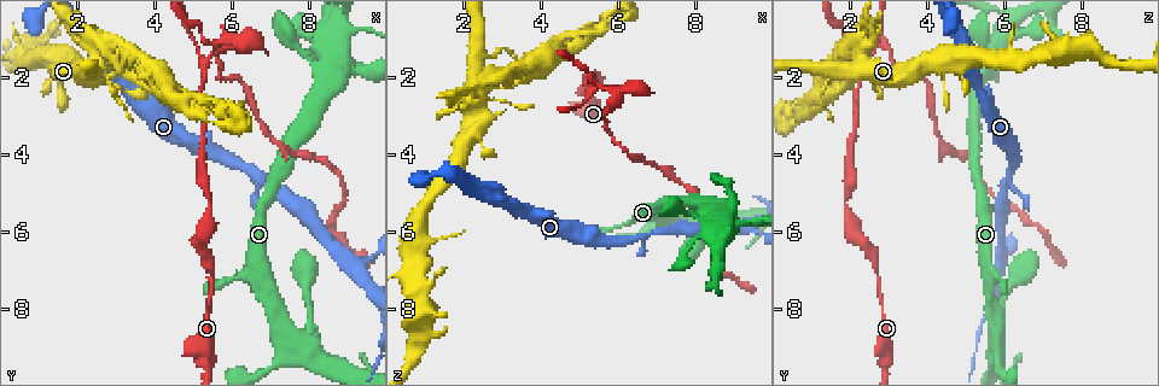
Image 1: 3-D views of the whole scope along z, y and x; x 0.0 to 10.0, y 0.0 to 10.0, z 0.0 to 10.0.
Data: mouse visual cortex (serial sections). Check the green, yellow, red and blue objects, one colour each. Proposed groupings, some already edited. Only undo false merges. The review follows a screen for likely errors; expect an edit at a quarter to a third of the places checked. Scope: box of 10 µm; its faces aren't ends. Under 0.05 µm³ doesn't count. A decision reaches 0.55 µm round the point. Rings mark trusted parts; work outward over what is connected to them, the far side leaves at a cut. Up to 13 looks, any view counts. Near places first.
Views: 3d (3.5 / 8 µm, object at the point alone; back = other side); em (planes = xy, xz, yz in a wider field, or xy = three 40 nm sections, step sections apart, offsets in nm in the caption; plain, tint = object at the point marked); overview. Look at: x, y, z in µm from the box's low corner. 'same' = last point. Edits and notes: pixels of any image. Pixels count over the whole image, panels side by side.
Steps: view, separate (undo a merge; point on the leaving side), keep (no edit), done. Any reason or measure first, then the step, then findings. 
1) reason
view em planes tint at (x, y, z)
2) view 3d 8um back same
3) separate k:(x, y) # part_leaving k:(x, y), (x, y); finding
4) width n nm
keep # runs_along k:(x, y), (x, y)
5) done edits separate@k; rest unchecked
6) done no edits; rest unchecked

view 3d 8um at (2.50, 1.40, 2.20)

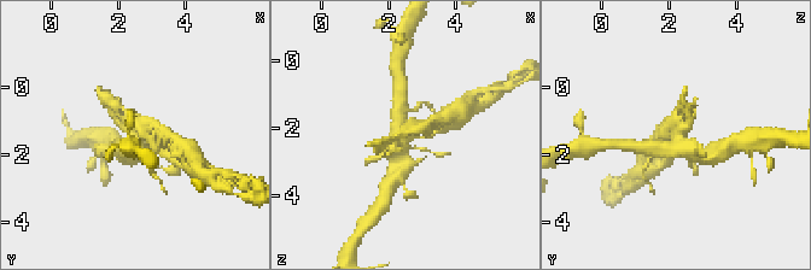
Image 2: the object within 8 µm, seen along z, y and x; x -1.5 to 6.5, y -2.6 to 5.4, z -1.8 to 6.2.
view 3d 3.5um same

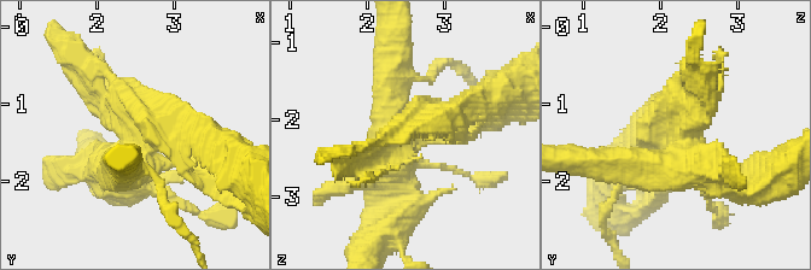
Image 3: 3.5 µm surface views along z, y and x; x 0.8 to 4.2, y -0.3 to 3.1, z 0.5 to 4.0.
shape alone is not enough
view em xy step 5 tint at (2.50, 1.40, 2.25)

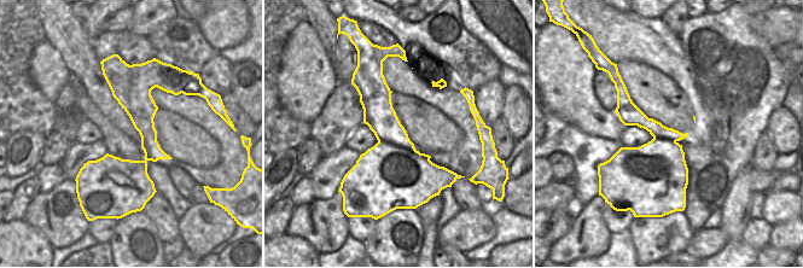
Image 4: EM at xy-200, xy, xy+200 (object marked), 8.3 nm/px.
separate 3:(421, 106) # border 4:(378, 140), (409, 149), (429, 159); a second cell is stuck on

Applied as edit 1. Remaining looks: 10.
looks like a crossing
view 3d 3.5um back at (7.65, 8.85, 5.85)

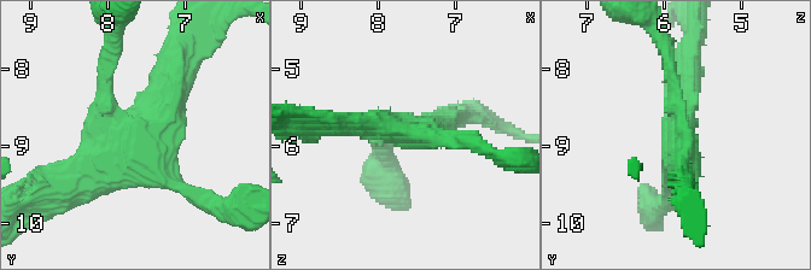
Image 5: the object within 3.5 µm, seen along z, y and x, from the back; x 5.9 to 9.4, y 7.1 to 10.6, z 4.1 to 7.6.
need the tissue
view em xy step 5 tint at (7.65, 8.90, 5.85)

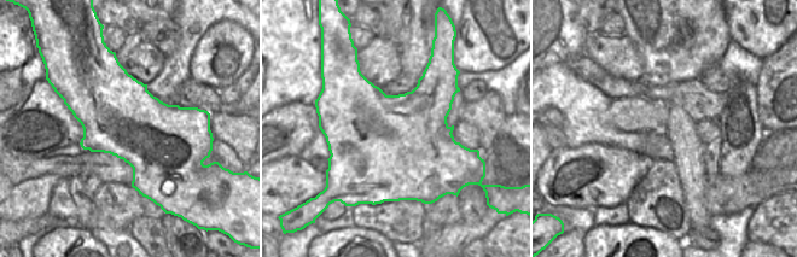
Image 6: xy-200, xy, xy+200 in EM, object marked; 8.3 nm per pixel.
view em xy step 1 tint same

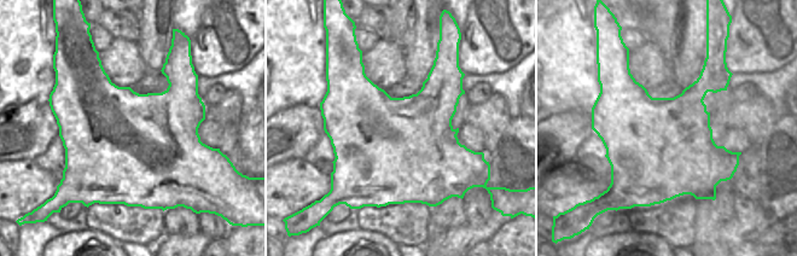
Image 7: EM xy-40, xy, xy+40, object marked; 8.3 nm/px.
keep # runs_along 5:(171, 72), (164, 117), (68, 183); one cell here

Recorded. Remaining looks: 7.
narrows sharply
view 3d 3.5um at (6.95, 4.70, 6.00)

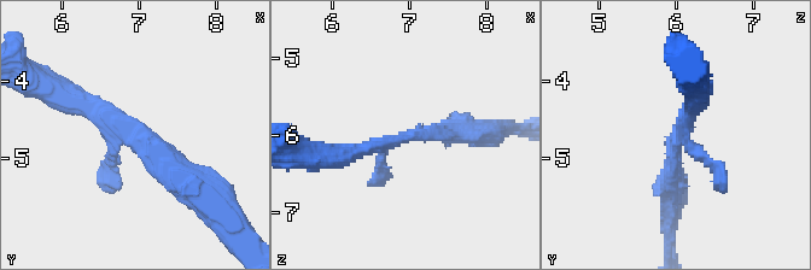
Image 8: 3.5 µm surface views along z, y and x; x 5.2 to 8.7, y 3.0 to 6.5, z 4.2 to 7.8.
view em planes tint at (6.95, 4.65, 6.05)

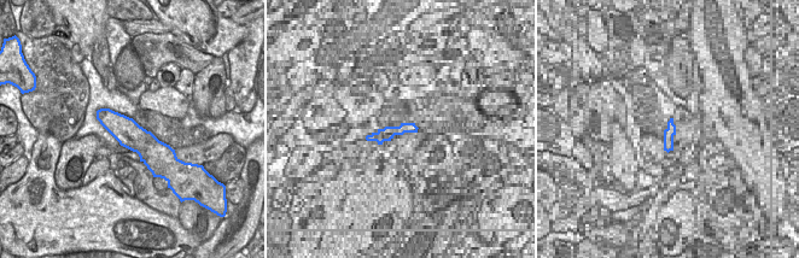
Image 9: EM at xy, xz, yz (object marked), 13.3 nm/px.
keep # runs_along 9:(99, 113), (152, 151), (161, 153); all the same cell

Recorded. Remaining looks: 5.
arms part here
view em xy step 5 tint at (9.20, 6.85, 5.90)

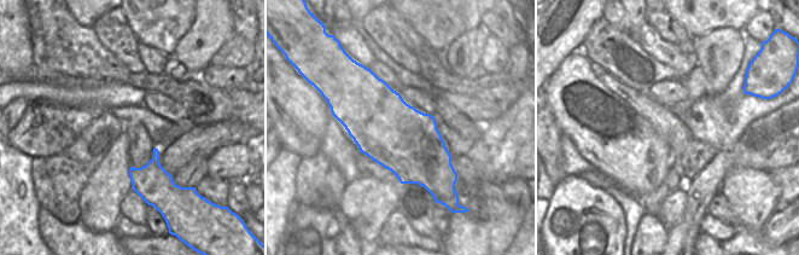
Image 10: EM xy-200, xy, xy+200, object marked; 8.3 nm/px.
see where the arms go
view 3d 3.5um same

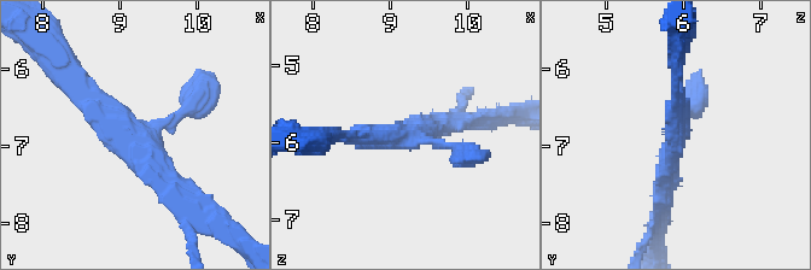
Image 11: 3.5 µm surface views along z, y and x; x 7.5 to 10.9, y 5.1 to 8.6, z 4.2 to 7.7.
keep # one cell here

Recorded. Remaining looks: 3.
view 3d 3.5um at (8.90, 0.85, 5.90)

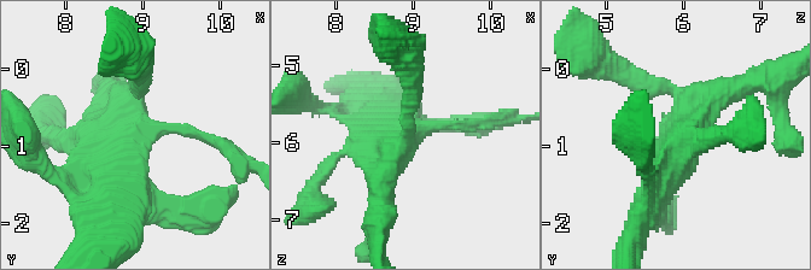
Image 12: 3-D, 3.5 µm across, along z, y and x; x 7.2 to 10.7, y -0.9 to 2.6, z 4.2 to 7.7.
view em xy step 5 tint at (8.85, 0.85, 5.95)

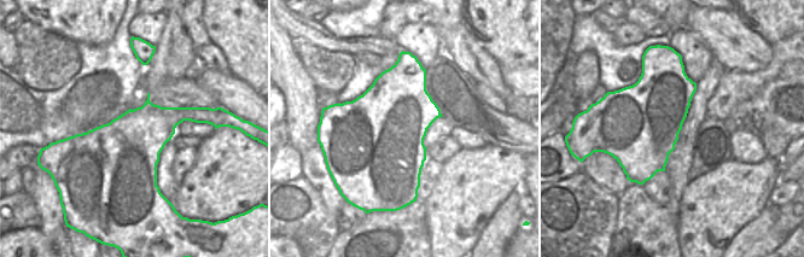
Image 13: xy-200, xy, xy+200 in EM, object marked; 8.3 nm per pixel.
separate 12:(222, 142) # part_leaving 12:(180, 130), (202, 134), (216, 148); a second cell is stuck on

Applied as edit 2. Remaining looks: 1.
done edits separate@3, separate@12; rest unchecked

